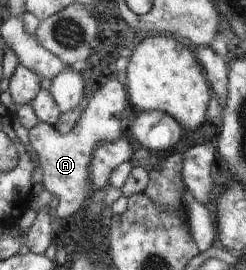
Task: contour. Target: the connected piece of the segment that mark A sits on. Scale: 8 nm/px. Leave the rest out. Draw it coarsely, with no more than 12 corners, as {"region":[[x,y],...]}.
{"region":[[109,79],[69,132],[37,122],[41,185],[69,217],[91,197],[91,153],[125,134],[127,91]]}

